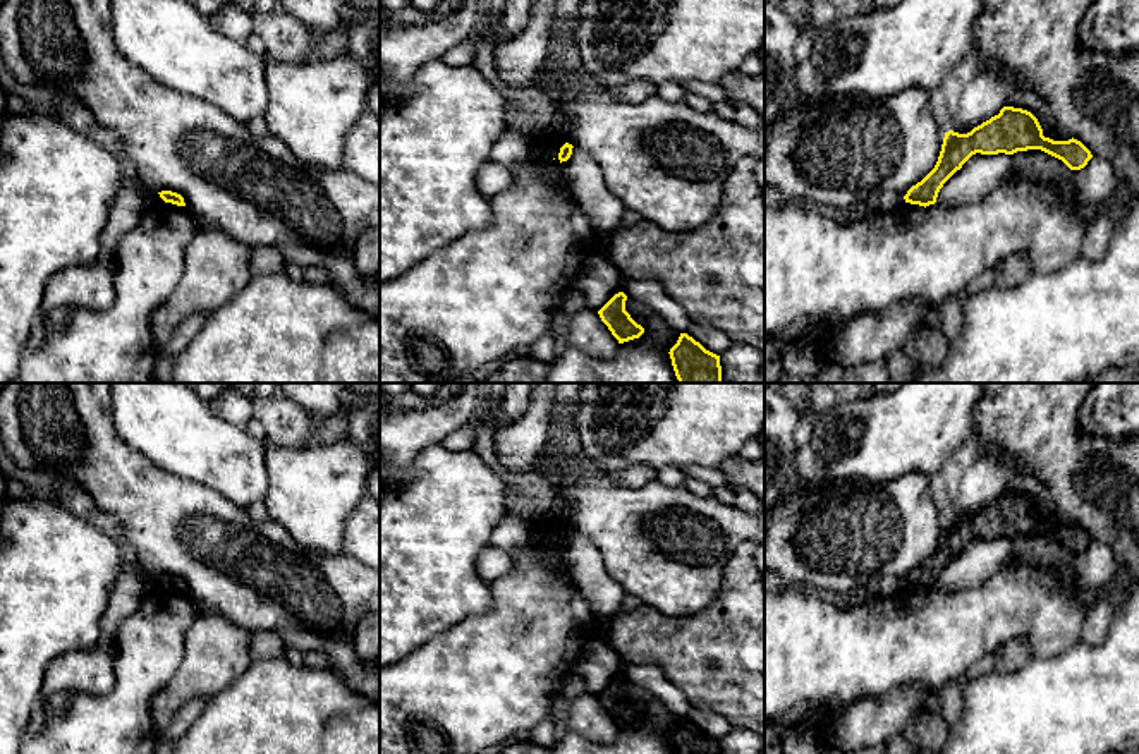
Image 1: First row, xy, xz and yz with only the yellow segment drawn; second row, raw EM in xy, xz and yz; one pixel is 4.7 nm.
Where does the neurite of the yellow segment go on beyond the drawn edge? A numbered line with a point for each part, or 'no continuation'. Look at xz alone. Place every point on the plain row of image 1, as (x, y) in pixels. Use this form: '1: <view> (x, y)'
no continuation

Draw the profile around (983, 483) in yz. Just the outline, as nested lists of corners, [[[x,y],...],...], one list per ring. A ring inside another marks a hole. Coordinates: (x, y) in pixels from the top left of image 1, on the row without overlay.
[[[981,452],[978,460],[965,471],[952,515],[967,519],[974,512],[998,500],[1005,484],[1014,476],[1031,476],[1026,467],[1005,462],[998,453]]]

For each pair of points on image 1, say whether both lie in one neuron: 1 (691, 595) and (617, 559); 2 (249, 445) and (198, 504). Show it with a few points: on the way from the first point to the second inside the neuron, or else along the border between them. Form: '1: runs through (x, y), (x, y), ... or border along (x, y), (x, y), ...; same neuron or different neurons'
1: runs through (672, 576), (658, 562), (636, 559); same neuron
2: border along (174, 474), (203, 485), (246, 510); different neurons

